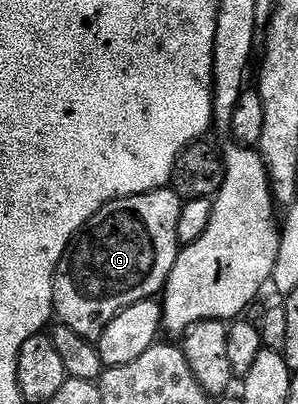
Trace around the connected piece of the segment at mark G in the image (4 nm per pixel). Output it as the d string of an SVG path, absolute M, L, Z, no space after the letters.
M162 189L146 195L116 199L99 209L97 216L77 236L69 254L57 268L57 276L53 282L53 309L64 327L75 329L75 333L79 333L79 337L84 339L99 340L107 325L111 325L111 321L115 321L115 317L119 317L123 309L164 292L165 283L177 260L177 234L182 202L176 190Z

